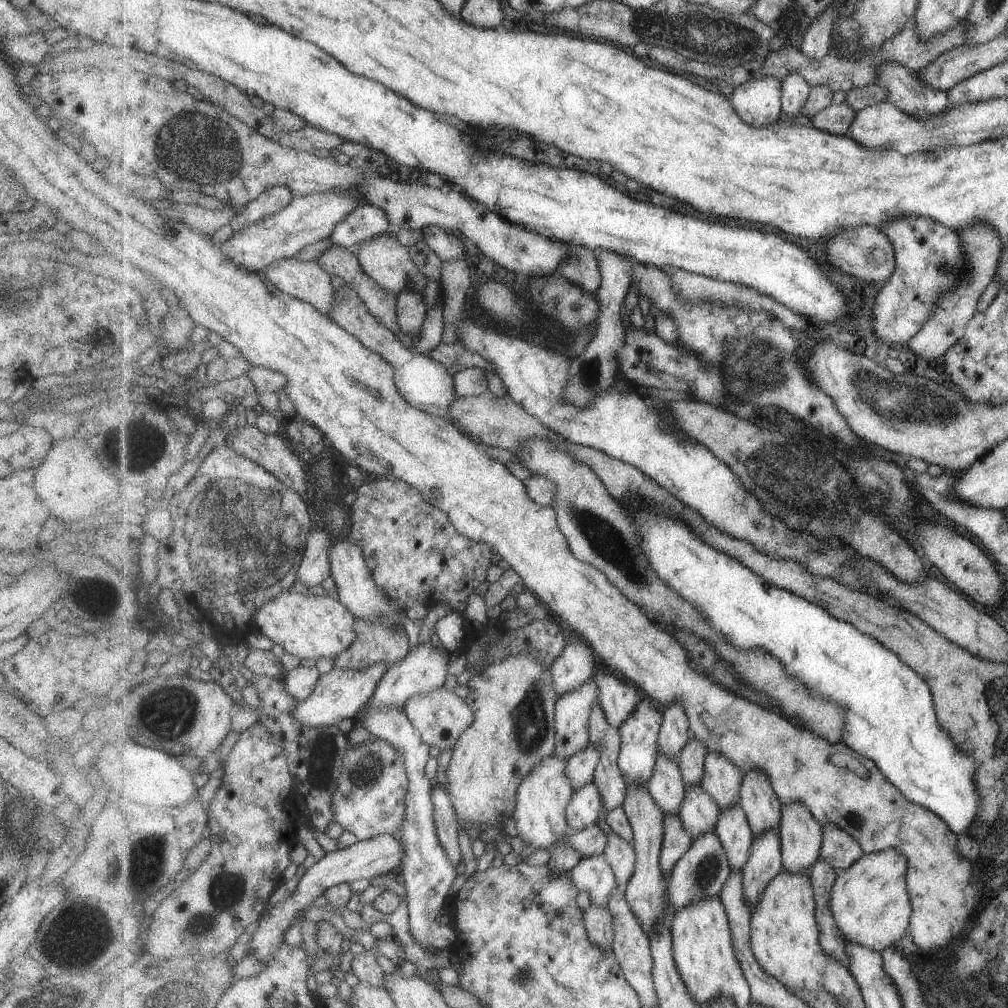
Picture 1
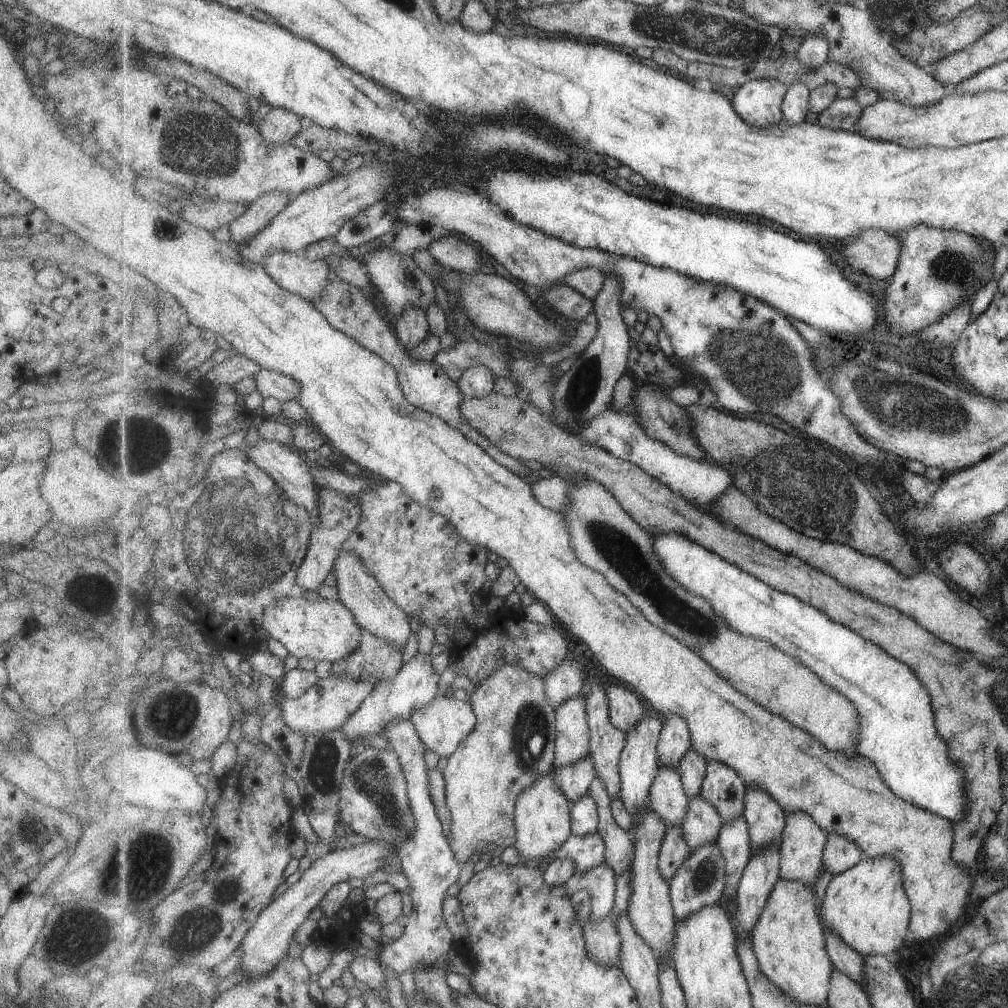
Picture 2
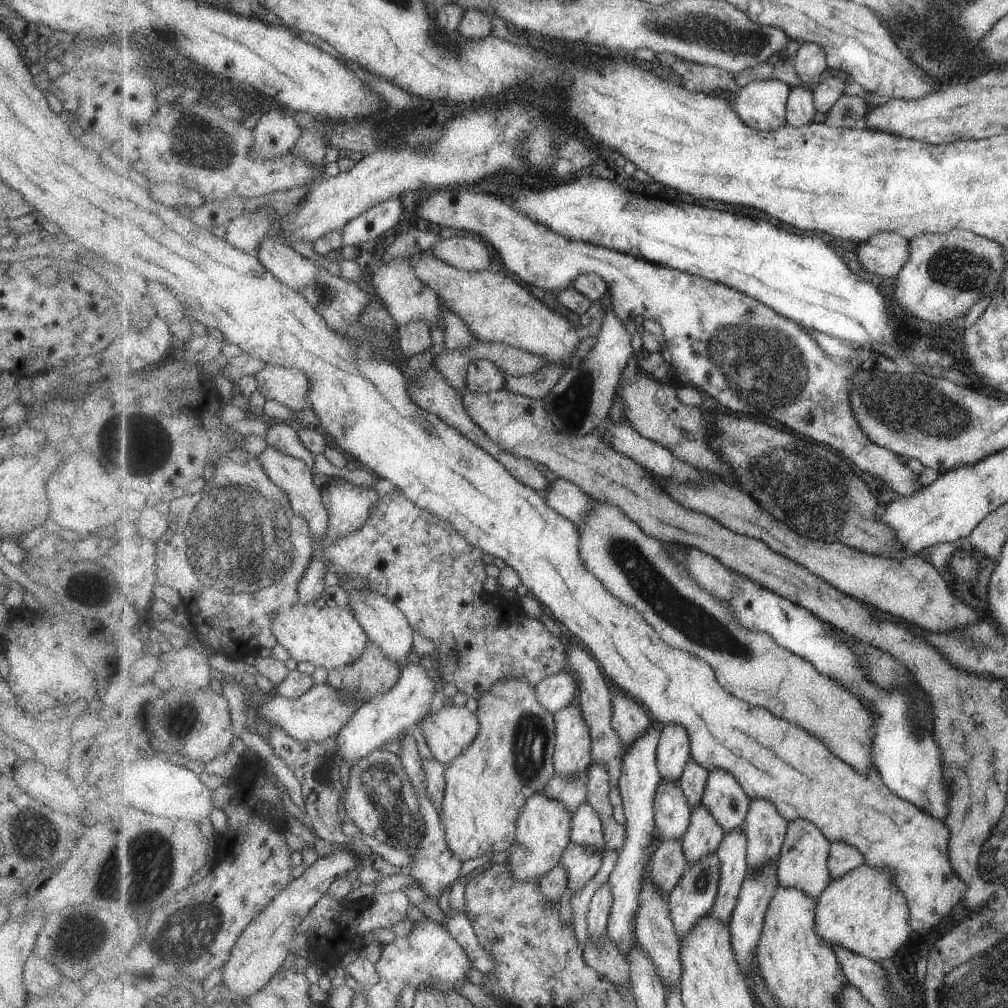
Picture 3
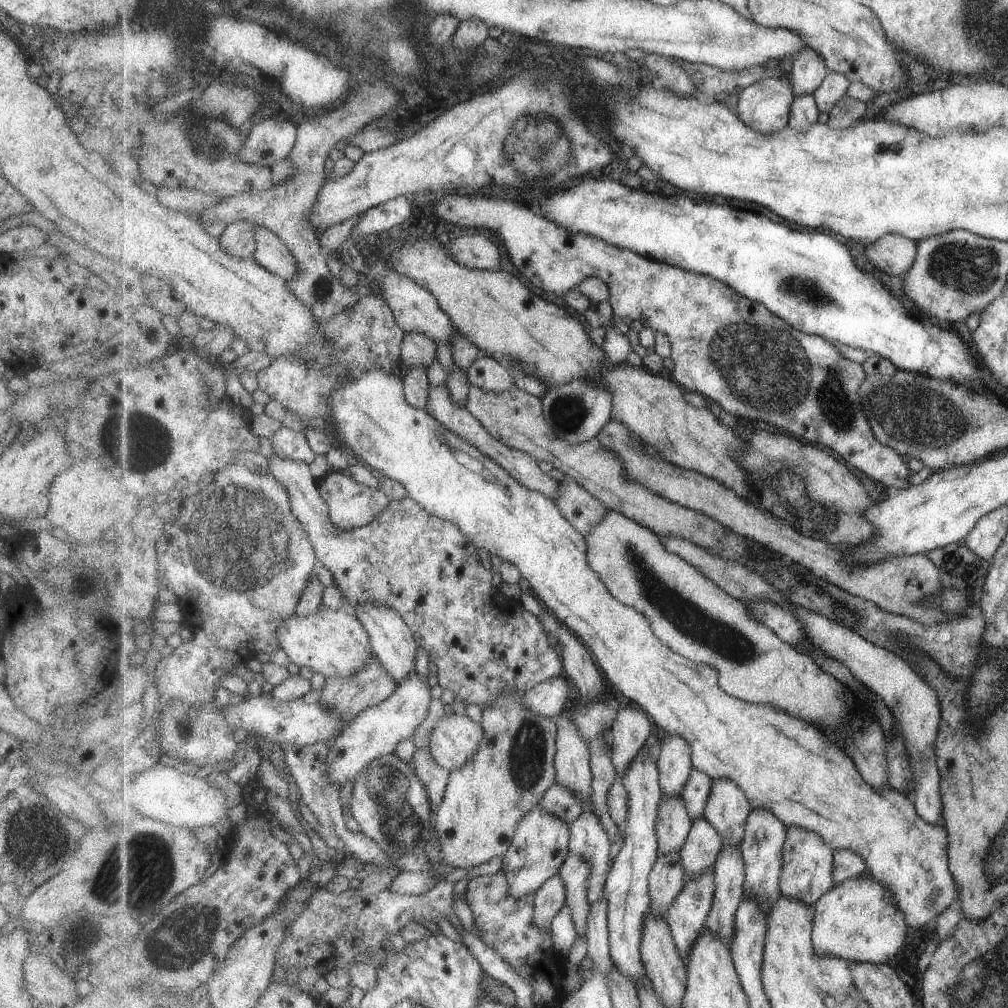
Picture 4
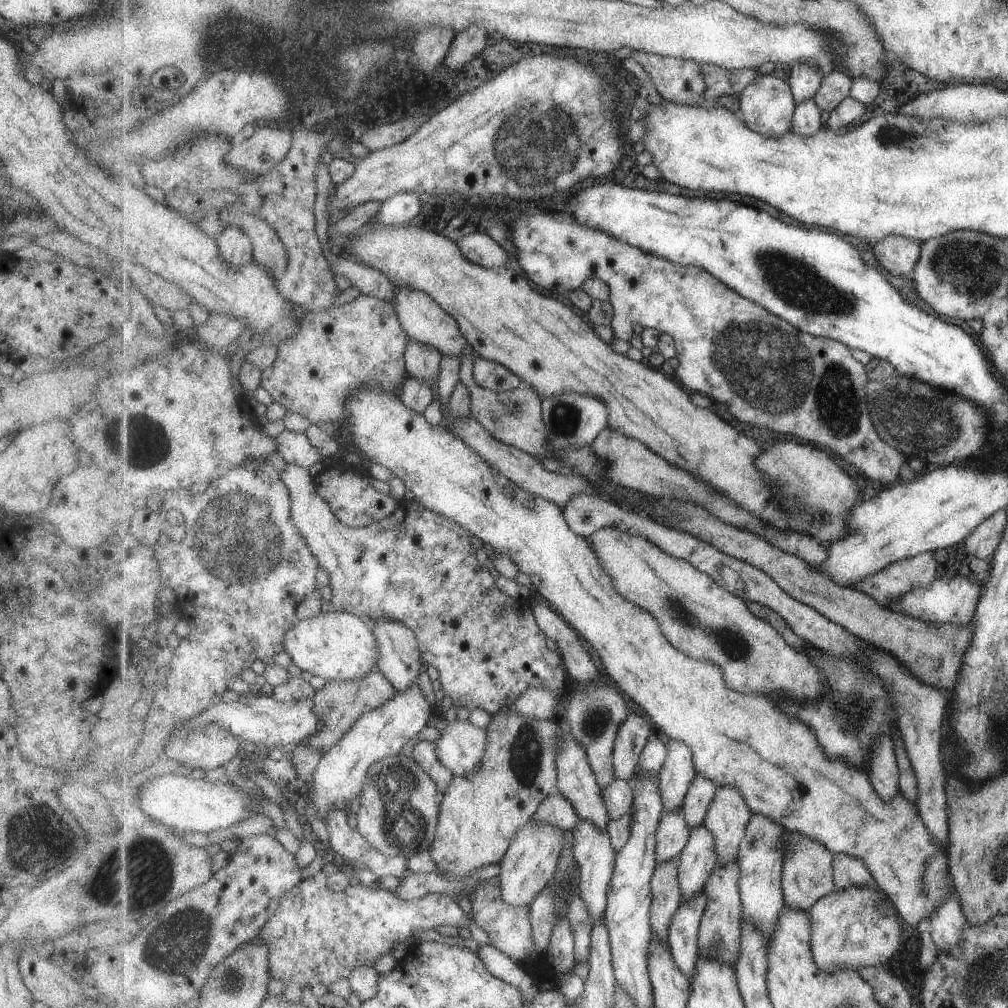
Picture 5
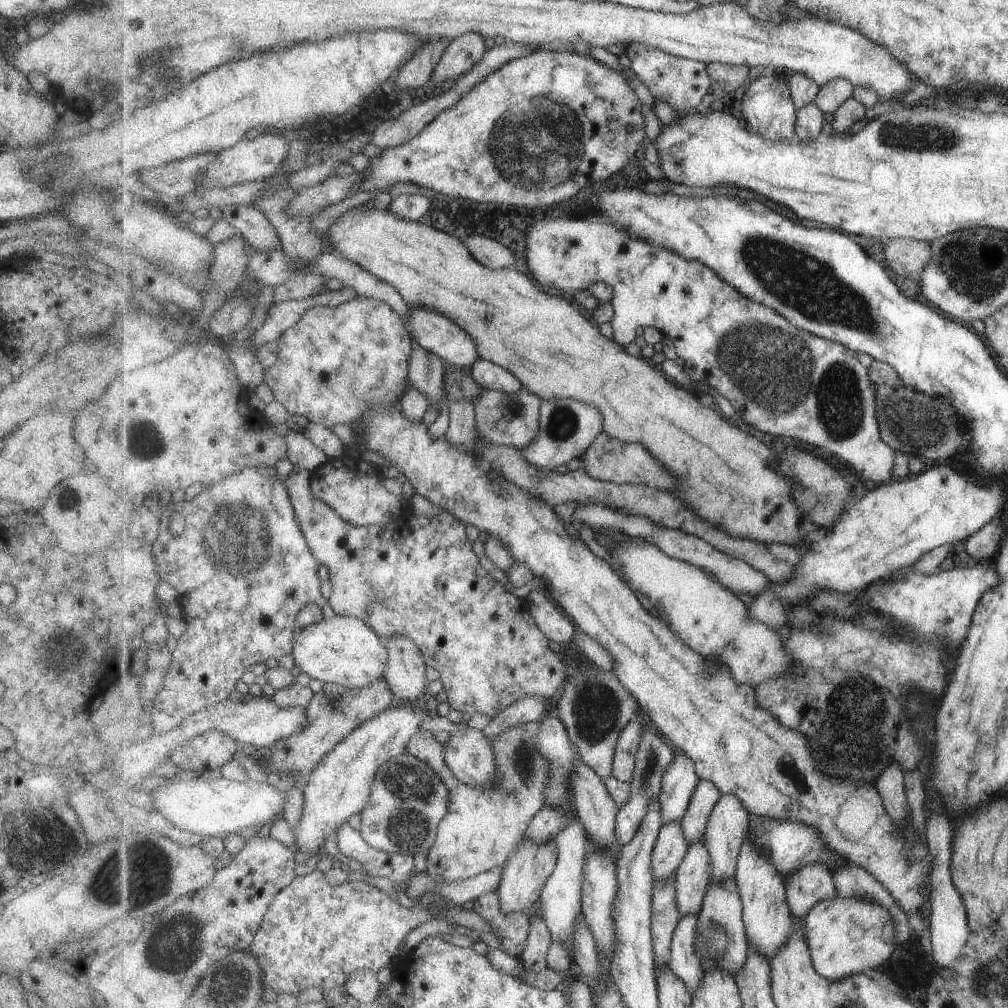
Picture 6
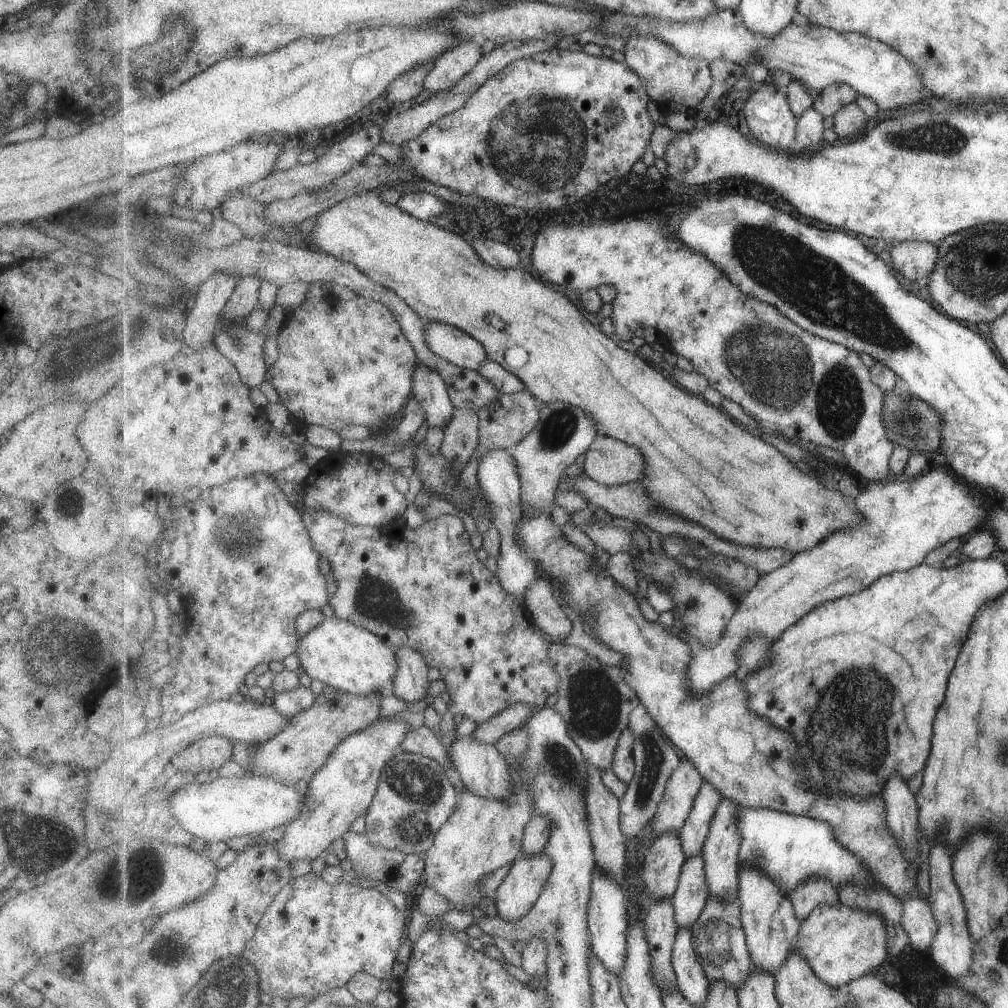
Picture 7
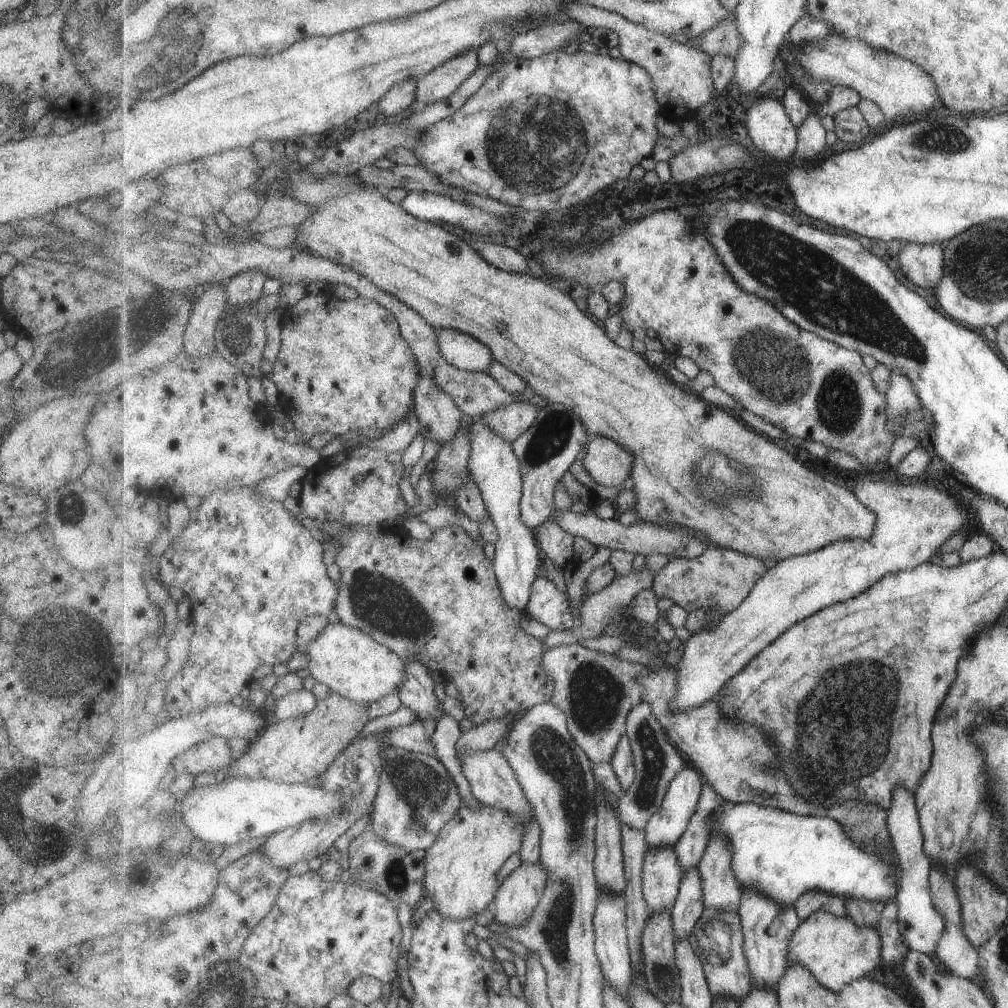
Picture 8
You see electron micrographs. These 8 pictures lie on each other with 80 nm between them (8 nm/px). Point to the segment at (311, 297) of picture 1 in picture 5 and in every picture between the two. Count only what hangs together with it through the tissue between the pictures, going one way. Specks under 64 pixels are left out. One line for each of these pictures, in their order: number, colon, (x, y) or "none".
2: (296, 274)
3: (281, 259)
4: (272, 253)
5: (270, 251)

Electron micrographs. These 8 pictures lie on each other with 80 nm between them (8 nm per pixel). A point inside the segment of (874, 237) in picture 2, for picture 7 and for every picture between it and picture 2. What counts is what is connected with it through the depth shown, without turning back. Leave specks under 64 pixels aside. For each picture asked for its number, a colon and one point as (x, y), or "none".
3: (886, 253)
4: (894, 254)
5: (899, 255)
6: (907, 257)
7: (916, 260)

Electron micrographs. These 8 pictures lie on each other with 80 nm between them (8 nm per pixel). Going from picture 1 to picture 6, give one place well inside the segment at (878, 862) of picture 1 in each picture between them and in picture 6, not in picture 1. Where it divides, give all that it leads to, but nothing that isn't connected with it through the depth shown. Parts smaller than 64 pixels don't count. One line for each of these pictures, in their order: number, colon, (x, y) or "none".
2: (868, 906)
3: (865, 912)
4: (859, 920)
5: (857, 927)
6: (846, 935)

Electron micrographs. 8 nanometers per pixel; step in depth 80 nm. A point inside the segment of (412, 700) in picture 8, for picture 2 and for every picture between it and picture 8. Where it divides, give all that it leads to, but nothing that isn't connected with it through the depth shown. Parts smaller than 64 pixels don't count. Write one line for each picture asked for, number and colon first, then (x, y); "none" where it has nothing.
2: (375, 611)
3: (386, 625)
4: (394, 644)
5: (400, 659)
6: (406, 674)
7: (411, 683)

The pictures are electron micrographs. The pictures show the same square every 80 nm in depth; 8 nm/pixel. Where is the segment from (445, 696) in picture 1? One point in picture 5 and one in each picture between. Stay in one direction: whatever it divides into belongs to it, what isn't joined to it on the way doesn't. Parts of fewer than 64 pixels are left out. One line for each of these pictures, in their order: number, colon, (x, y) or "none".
2: (443, 725)
3: (452, 729)
4: (456, 739)
5: (461, 746)

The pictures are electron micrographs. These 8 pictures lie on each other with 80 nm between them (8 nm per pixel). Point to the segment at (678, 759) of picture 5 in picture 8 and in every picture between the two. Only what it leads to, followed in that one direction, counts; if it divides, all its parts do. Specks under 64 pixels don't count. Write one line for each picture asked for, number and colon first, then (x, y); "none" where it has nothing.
6: (680, 780)
7: (683, 786)
8: (668, 824)

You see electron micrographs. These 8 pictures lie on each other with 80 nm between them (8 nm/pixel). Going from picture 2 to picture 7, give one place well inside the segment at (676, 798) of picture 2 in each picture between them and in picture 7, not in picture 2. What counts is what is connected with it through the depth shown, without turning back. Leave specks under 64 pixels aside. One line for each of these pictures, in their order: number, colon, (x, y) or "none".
3: (673, 812)
4: (674, 825)
5: (674, 831)
6: (672, 846)
7: (662, 869)

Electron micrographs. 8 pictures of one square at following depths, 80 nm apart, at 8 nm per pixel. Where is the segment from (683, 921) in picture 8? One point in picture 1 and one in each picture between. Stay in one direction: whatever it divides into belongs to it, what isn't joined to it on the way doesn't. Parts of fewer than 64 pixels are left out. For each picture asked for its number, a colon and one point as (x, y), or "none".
1: (700, 813)
2: (703, 824)
3: (704, 837)
4: (703, 846)
5: (699, 858)
6: (694, 875)
7: (692, 893)

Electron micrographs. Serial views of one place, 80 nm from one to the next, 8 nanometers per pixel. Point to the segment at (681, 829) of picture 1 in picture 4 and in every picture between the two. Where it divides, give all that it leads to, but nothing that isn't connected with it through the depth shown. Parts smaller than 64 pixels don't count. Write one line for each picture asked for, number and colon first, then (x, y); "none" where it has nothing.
2: (675, 850)
3: (668, 864)
4: (668, 877)

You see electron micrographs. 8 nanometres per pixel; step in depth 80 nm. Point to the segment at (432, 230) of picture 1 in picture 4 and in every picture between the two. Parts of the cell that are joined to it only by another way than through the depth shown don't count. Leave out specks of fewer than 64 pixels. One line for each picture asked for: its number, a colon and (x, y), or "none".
2: (451, 252)
3: (470, 254)
4: (476, 251)

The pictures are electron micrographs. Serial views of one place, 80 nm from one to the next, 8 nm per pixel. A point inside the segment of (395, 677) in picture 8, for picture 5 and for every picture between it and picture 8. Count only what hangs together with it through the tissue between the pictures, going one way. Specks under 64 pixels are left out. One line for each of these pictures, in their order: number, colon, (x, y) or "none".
5: (338, 645)
6: (345, 650)
7: (343, 655)

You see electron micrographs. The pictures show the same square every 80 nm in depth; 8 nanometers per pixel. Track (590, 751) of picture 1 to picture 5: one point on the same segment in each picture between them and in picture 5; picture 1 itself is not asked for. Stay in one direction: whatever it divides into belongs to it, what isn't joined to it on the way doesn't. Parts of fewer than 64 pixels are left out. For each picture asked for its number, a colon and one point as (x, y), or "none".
2: (575, 780)
3: (571, 790)
4: (559, 800)
5: (557, 809)

